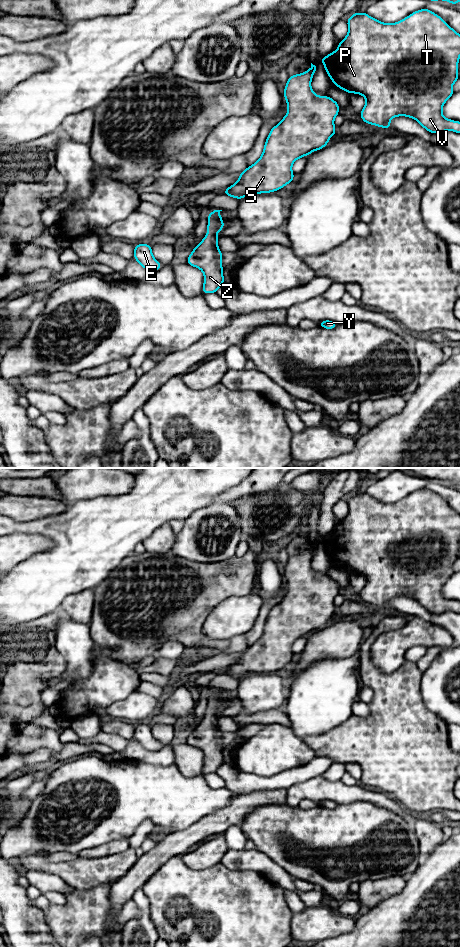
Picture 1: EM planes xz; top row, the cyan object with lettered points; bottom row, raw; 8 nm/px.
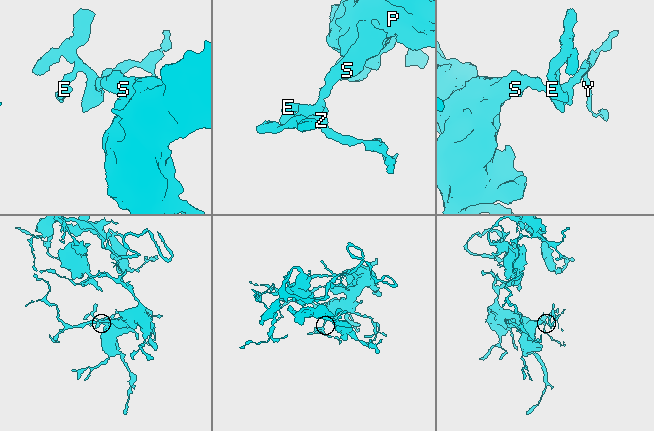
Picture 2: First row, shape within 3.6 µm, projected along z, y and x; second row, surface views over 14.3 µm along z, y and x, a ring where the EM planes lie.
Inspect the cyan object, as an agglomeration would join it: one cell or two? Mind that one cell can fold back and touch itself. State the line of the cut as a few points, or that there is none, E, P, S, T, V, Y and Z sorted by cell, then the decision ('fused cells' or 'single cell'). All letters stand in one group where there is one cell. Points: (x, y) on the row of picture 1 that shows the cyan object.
no cut | E P S T V Y Z | single cell

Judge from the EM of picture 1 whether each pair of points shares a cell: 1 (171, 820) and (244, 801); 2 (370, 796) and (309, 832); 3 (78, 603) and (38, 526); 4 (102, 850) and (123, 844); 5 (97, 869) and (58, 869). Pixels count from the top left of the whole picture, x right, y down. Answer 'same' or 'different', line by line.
1: different
2: different
3: different
4: same
5: same

